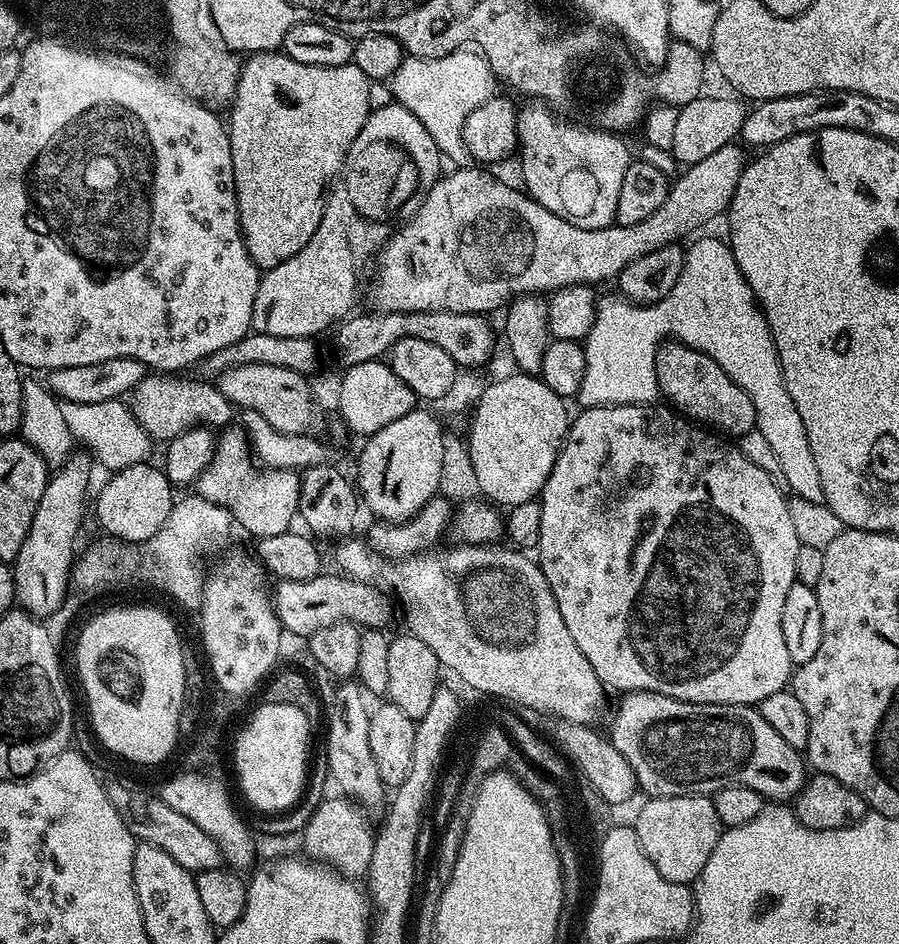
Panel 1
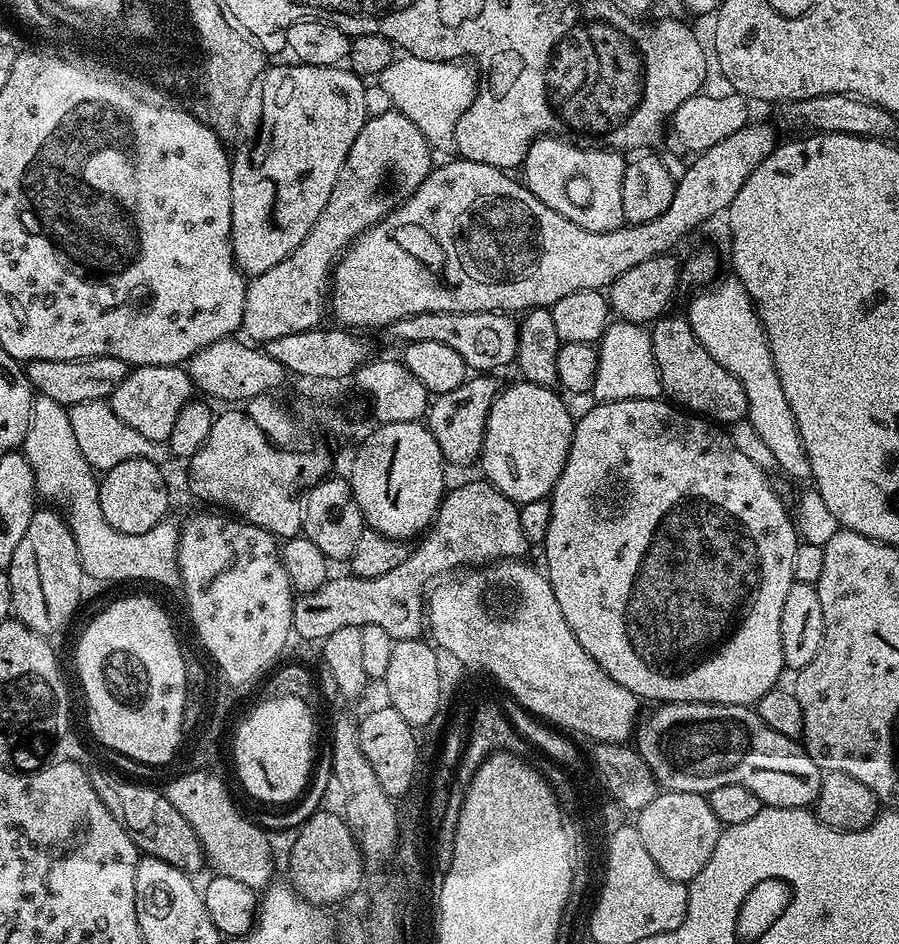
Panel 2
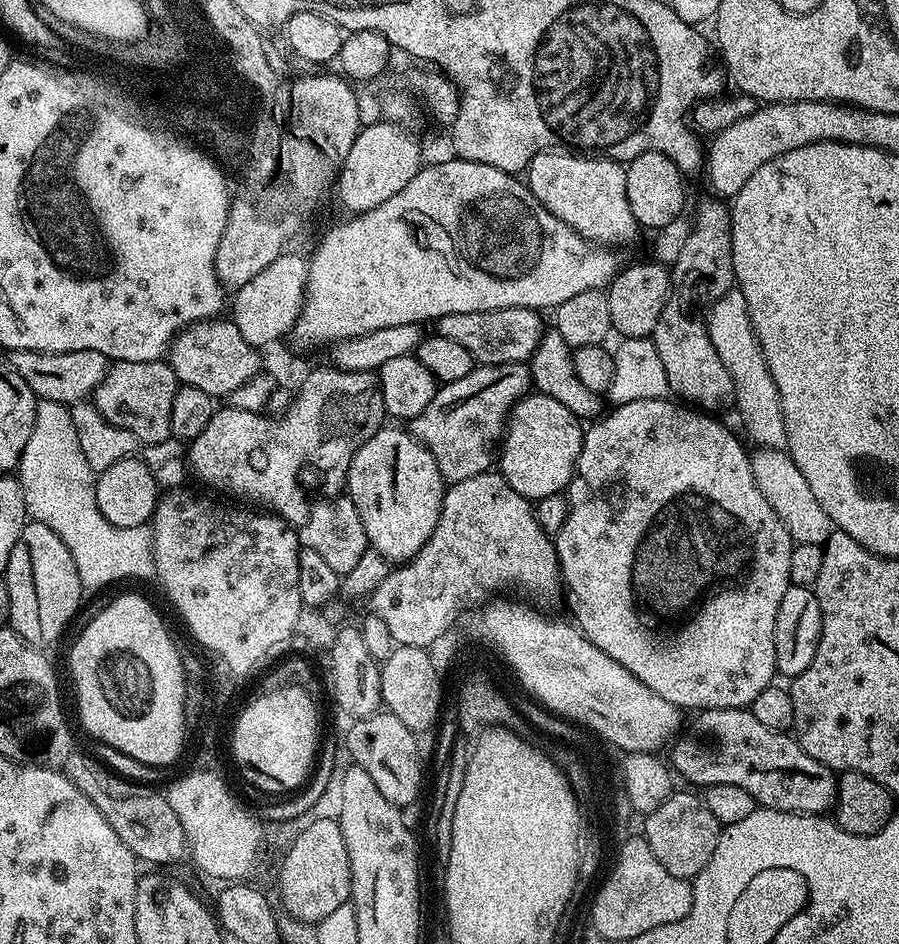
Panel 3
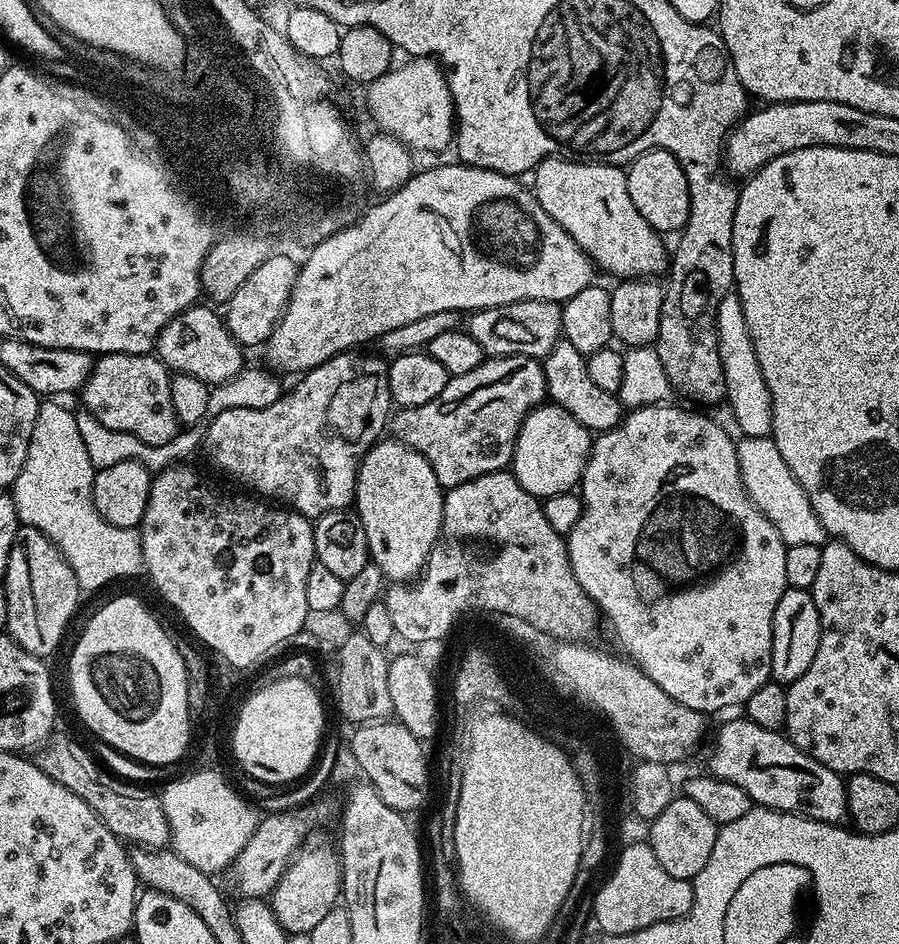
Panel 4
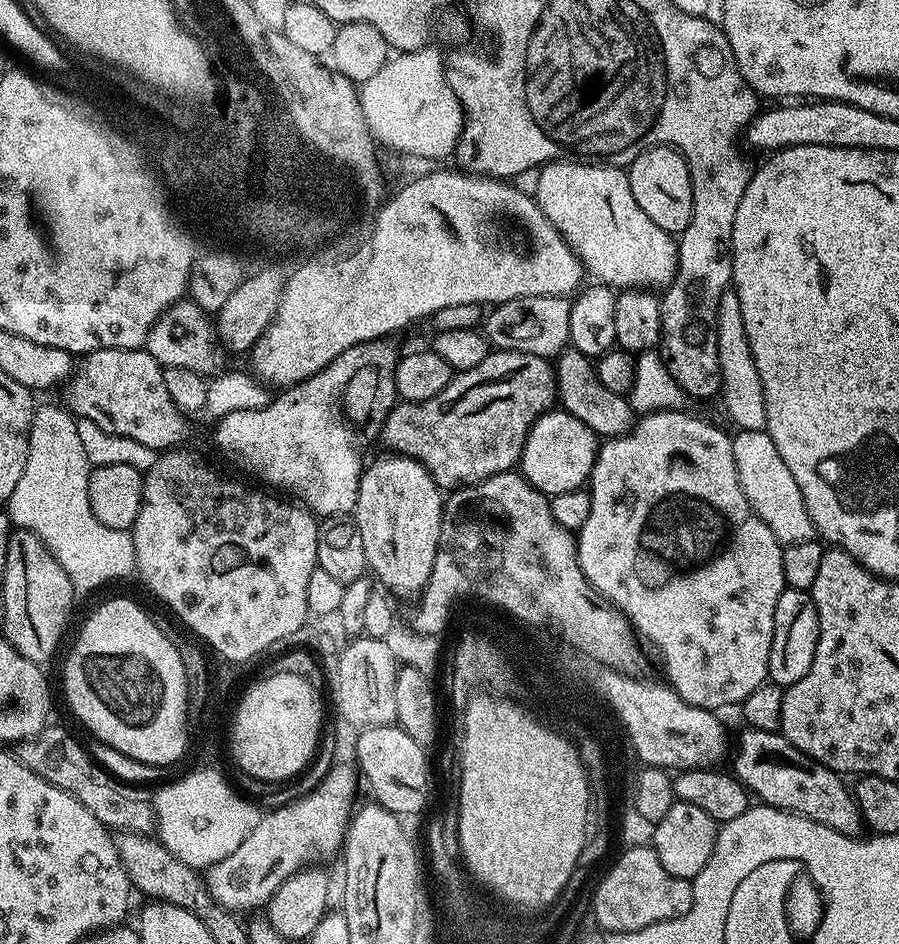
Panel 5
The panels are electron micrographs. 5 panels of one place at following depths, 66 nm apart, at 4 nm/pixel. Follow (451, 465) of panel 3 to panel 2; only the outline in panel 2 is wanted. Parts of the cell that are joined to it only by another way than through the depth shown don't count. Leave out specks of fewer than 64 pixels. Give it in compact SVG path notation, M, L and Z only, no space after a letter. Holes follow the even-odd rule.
M476 374L449 392L439 393L431 401L426 413L428 429L434 434L445 461L452 464L468 464L479 457L484 445L484 427L490 406L496 400L497 377L492 374Z

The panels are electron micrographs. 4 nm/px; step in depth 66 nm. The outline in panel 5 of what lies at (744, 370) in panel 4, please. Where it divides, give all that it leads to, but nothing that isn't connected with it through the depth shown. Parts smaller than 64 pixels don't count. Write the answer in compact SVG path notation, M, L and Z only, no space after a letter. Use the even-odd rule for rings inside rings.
M734 290L724 292L717 311L718 362L720 370L720 396L729 418L740 430L761 430L765 422L764 395L761 379L750 354L745 327L742 326L741 307Z

